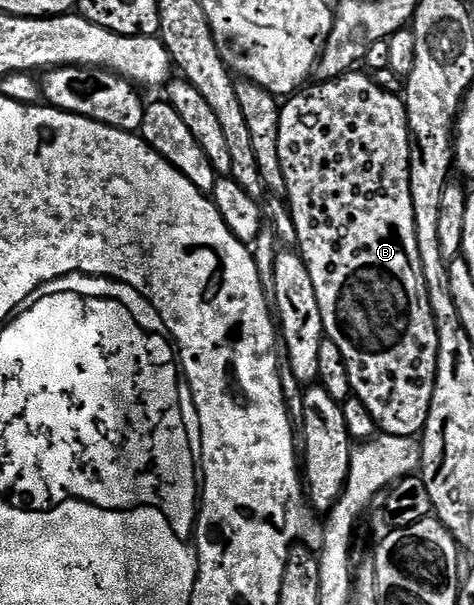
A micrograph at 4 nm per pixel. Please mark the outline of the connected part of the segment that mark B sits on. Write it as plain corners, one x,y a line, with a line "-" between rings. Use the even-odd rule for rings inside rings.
350,71
333,80
322,80
319,85
310,84
293,94
281,105
279,115
279,167
283,167
285,180
284,194
289,197
289,213
293,216
292,232
297,233
296,248
311,271
311,281
315,283
315,293
319,299
319,311
323,315
323,327
328,340
339,347
349,372
352,396
363,401
363,406
373,416
380,432
393,436
414,437
424,434
429,418
429,408
433,402
433,392
437,382
437,356
439,355
439,335
437,319
433,314
429,288
423,269
423,259
419,253
419,239
415,233
415,203
411,195
411,159
413,143
409,135
409,113
404,100
396,92
385,89
380,80
372,81
368,72

